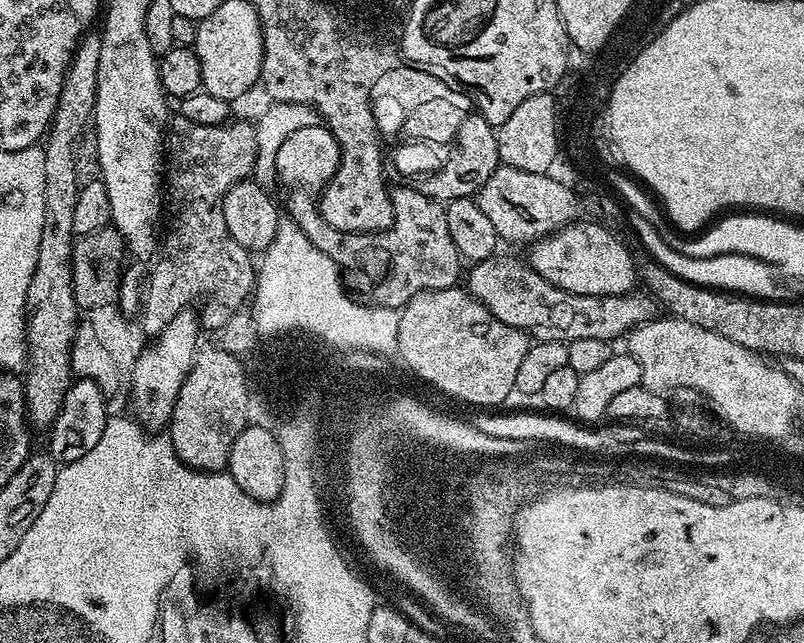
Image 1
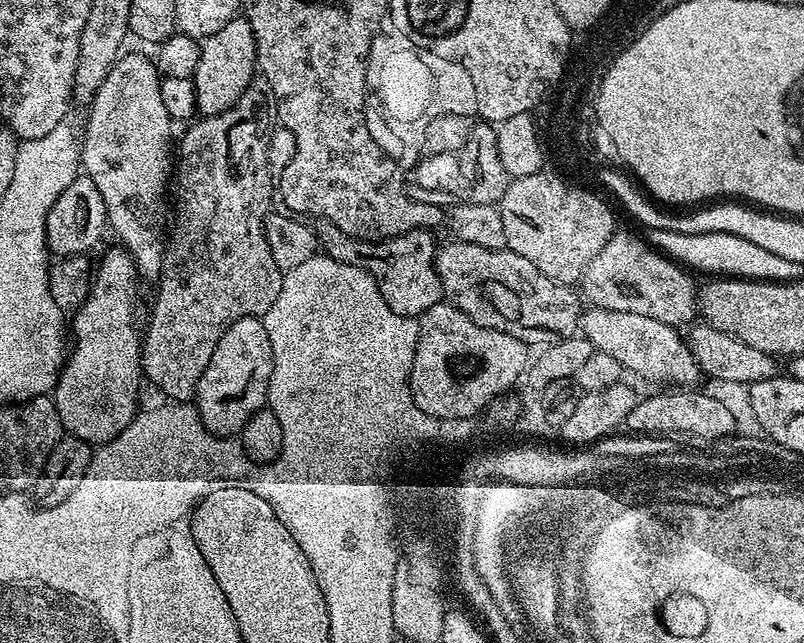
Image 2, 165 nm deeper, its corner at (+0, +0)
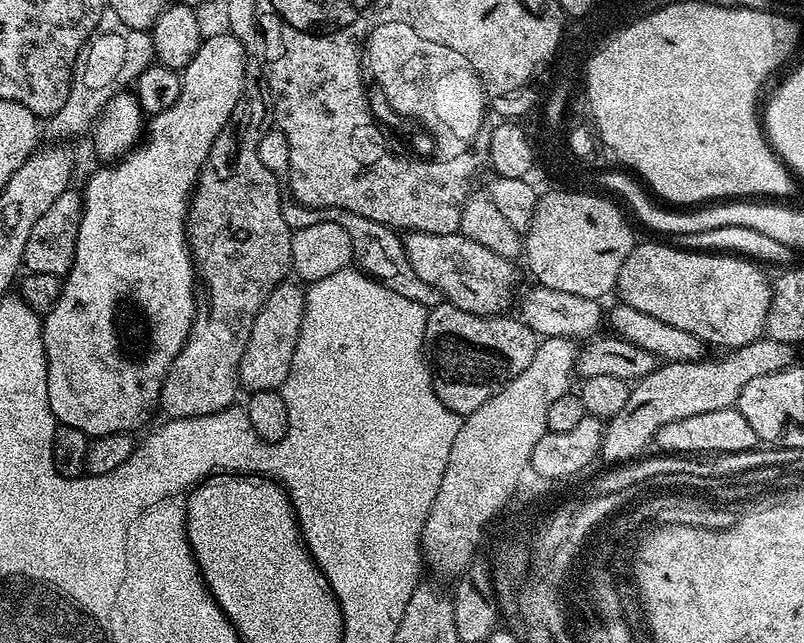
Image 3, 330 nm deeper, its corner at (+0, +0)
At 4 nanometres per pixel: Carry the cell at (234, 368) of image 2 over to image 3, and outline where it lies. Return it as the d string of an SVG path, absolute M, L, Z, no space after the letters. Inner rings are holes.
M299 283L296 284L279 284L254 318L254 326L250 330L250 338L246 342L239 367L239 383L243 387L245 384L249 393L280 390L290 372L291 359L294 358L300 327L304 321L305 289Z

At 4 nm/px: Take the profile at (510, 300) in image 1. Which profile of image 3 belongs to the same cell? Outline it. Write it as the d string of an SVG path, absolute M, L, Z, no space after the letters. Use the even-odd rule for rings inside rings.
M410 232L403 237L404 249L406 254L410 258L410 266L414 266L414 274L418 274L418 278L422 278L422 282L426 282L430 286L434 286L439 290L441 297L447 303L458 306L462 310L466 310L470 314L478 314L479 316L499 316L501 314L507 313L508 308L513 307L514 296L512 300L512 267L514 267L513 261L502 258L498 254L494 254L494 250L486 250L486 246L478 246L478 242L470 242L470 238L460 235L459 232L454 234L426 234L425 232Z

